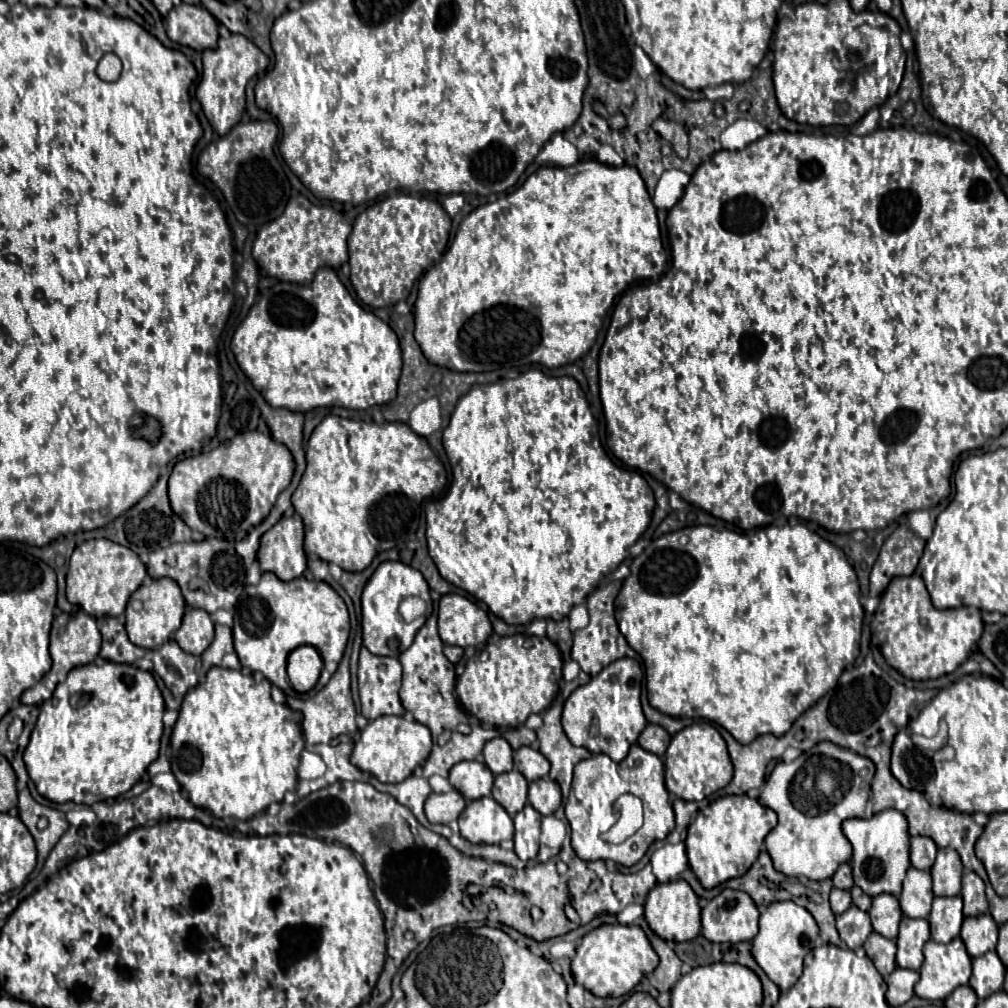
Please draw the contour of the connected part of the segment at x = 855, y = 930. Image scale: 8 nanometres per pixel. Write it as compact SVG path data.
M851 905L845 913L837 915L837 931L849 949L859 949L873 931L873 927L869 915Z

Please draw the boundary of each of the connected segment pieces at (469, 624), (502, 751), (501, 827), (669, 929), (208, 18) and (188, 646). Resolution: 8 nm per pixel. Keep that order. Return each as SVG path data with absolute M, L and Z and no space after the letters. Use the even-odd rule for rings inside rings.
M443 595L439 601L439 635L447 645L477 647L487 643L491 623L483 609L463 595Z
M495 737L495 739L487 741L483 747L483 757L485 757L487 767L495 775L513 769L513 749L503 737Z
M493 797L469 801L459 819L461 835L471 843L501 843L513 837L513 819Z
M669 881L665 885L655 885L645 903L645 919L649 927L665 941L689 941L695 939L701 931L701 907L699 907L699 897L693 893L687 881Z
M181 3L167 15L167 37L195 51L217 47L217 21L201 5Z
M189 607L185 611L181 627L175 633L175 641L181 645L183 651L191 655L201 655L213 641L213 621L209 613Z

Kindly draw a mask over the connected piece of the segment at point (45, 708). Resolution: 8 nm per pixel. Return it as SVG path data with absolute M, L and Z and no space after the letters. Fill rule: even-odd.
M105 661L103 665L97 665L97 663L87 663L87 665L79 665L75 669L69 671L67 679L63 683L57 685L57 689L53 691L53 697L45 703L41 703L39 707L39 719L37 719L37 725L31 733L31 741L23 753L23 759L25 759L25 765L27 765L27 771L29 771L29 777L33 779L37 791L47 797L49 801L55 801L55 803L67 803L67 801L73 801L73 803L83 803L83 805L93 805L97 801L105 801L105 799L115 799L119 797L121 793L127 793L139 779L141 775L147 771L147 767L157 759L157 753L159 753L159 741L161 741L161 735L163 735L163 713L165 713L165 703L163 703L163 695L153 679L153 675L149 671L141 671L139 667L135 665L121 665L121 663L113 663L113 661Z

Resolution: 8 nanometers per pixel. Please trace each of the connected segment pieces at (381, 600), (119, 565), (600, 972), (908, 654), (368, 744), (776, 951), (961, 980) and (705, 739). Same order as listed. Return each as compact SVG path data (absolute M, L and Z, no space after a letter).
M383 561L369 577L361 595L361 629L363 629L363 645L373 655L399 657L405 649L409 649L409 645L413 645L413 637L417 635L417 629L421 629L423 621L415 619L413 623L405 623L401 619L397 607L407 595L419 595L431 607L429 585L421 575L421 571L417 571L411 565L405 565L401 561Z
M89 539L75 547L67 571L67 599L91 617L117 617L125 611L131 593L143 583L147 571L141 559L123 545L109 539Z
M601 925L587 933L577 945L577 955L571 961L573 977L579 985L589 989L597 997L621 997L627 995L643 977L651 975L659 957L649 945L647 935L637 925Z
M919 575L893 577L873 615L871 632L881 635L881 653L901 675L925 681L955 671L971 653L983 633L981 611L973 607L937 609Z
M383 715L369 721L369 725L359 731L359 737L355 739L355 749L351 753L351 763L361 771L369 771L371 775L375 775L381 783L401 783L419 765L423 765L431 747L431 731L425 725L409 721L405 717Z
M775 901L759 917L759 933L753 939L753 957L761 965L761 969L769 975L769 979L775 985L779 985L781 993L785 993L801 977L803 959L815 947L817 937L819 927L805 907L793 901Z
M961 937L949 943L935 943L933 939L923 947L925 961L921 965L921 979L915 985L915 995L921 999L945 999L955 987L967 985L971 977L971 957Z
M695 723L673 735L665 753L665 787L669 793L685 801L701 801L717 789L725 787L733 777L733 763L727 753L725 739L711 723Z

